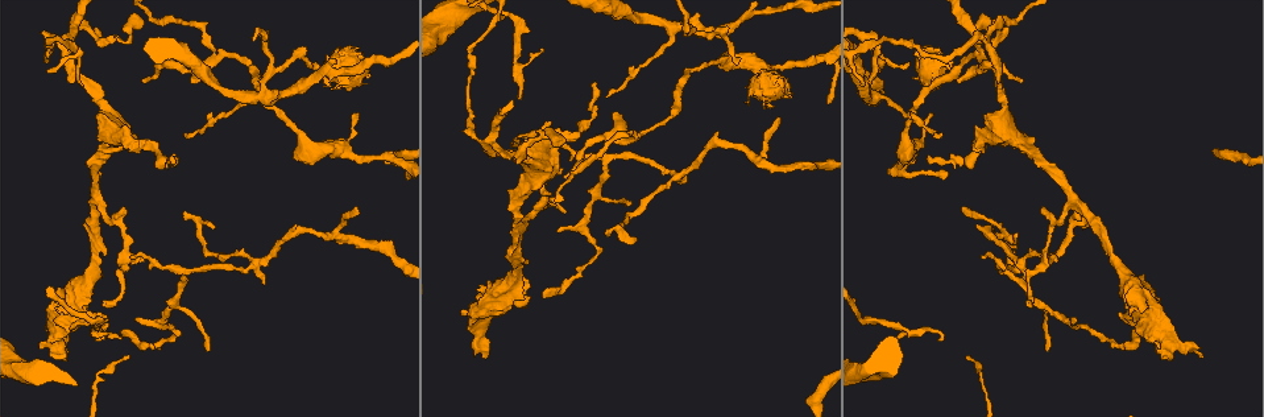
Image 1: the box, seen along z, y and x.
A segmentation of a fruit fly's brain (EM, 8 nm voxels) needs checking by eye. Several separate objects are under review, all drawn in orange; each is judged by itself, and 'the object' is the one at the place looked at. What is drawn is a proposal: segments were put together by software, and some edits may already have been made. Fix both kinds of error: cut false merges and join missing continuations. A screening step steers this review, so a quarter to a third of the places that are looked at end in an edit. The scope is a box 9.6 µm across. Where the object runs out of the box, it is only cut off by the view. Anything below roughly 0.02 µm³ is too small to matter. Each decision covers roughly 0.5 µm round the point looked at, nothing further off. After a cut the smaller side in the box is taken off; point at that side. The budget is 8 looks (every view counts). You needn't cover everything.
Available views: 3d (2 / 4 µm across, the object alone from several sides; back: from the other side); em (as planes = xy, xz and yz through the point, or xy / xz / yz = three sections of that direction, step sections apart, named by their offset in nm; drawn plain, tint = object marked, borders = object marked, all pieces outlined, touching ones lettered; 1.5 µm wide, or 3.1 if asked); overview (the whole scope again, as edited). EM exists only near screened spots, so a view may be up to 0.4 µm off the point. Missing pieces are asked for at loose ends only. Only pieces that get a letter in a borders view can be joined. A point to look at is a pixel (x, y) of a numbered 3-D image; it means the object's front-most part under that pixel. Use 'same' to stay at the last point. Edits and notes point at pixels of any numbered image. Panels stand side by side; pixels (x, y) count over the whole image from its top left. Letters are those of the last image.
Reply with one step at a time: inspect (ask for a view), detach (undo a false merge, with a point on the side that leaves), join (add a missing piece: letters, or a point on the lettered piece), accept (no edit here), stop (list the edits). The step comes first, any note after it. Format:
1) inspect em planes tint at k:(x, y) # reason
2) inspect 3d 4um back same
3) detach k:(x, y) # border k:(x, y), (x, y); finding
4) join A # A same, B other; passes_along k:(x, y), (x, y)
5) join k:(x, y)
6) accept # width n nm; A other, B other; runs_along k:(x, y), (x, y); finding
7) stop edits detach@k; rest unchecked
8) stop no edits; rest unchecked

inspect 3d 4um at 1:(129, 257)

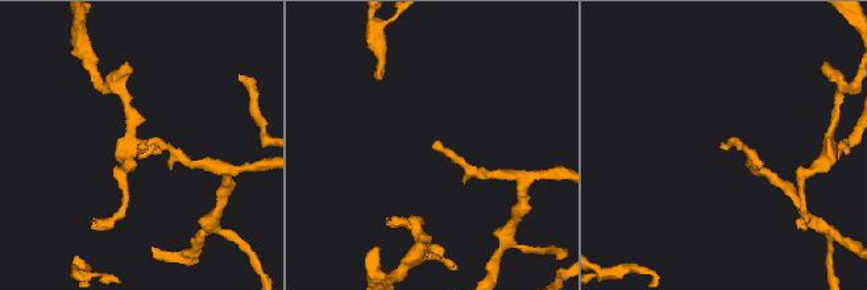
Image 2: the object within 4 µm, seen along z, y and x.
inspect em planes tint at 2:(138, 146)

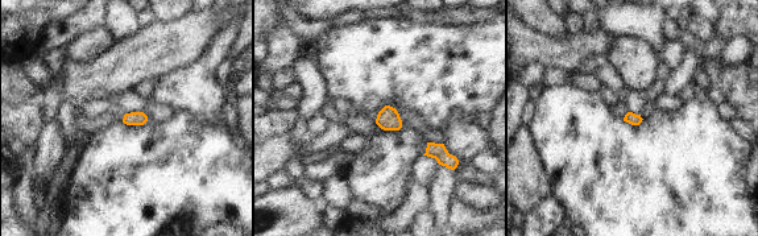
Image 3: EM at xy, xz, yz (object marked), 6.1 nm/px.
inspect em planes borders same

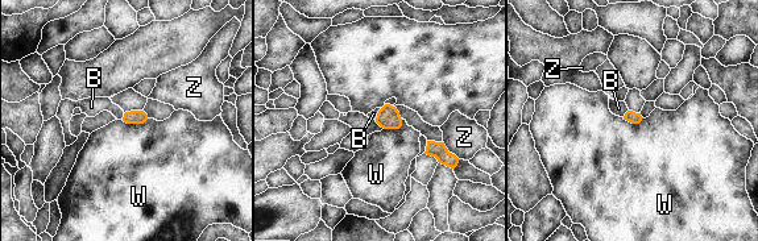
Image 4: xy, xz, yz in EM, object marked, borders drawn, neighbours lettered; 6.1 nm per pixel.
accept # B other, W other, Z other; border 4:(628, 109), (622, 116); none of them fits

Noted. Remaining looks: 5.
inspect 3d 2um at 1:(485, 146) # four-way junction

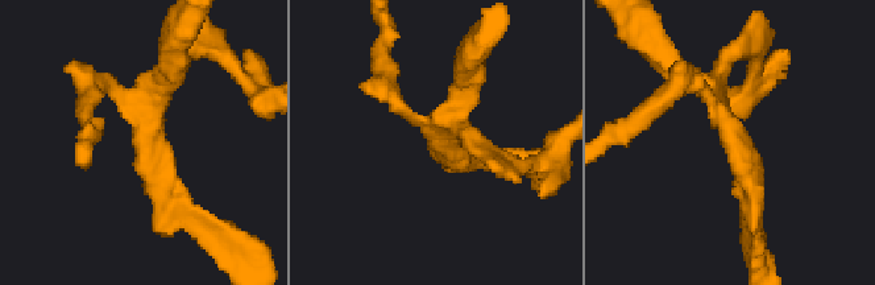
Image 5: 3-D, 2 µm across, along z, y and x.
inspect em xy step 8 tint at 5:(727, 122) # shape alone is not enough

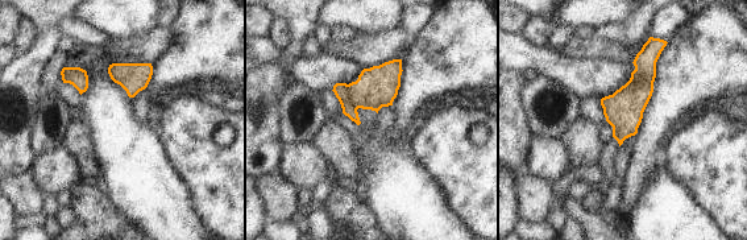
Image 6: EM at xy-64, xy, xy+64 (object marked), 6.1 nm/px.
inspect em xy step 8 borders same # see the neighbours

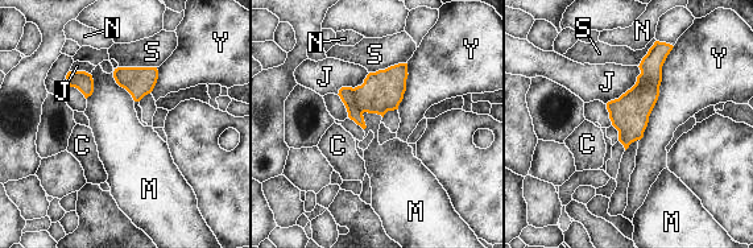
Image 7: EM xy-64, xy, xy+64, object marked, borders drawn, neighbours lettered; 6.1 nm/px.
detach 7:(346, 94) # C other, J other, M other, N other, S other, Y other; border 7:(352, 89), (354, 106), (361, 114); two neurons meet here

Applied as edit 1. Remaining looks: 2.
stop edits detach@7; rest unchecked

